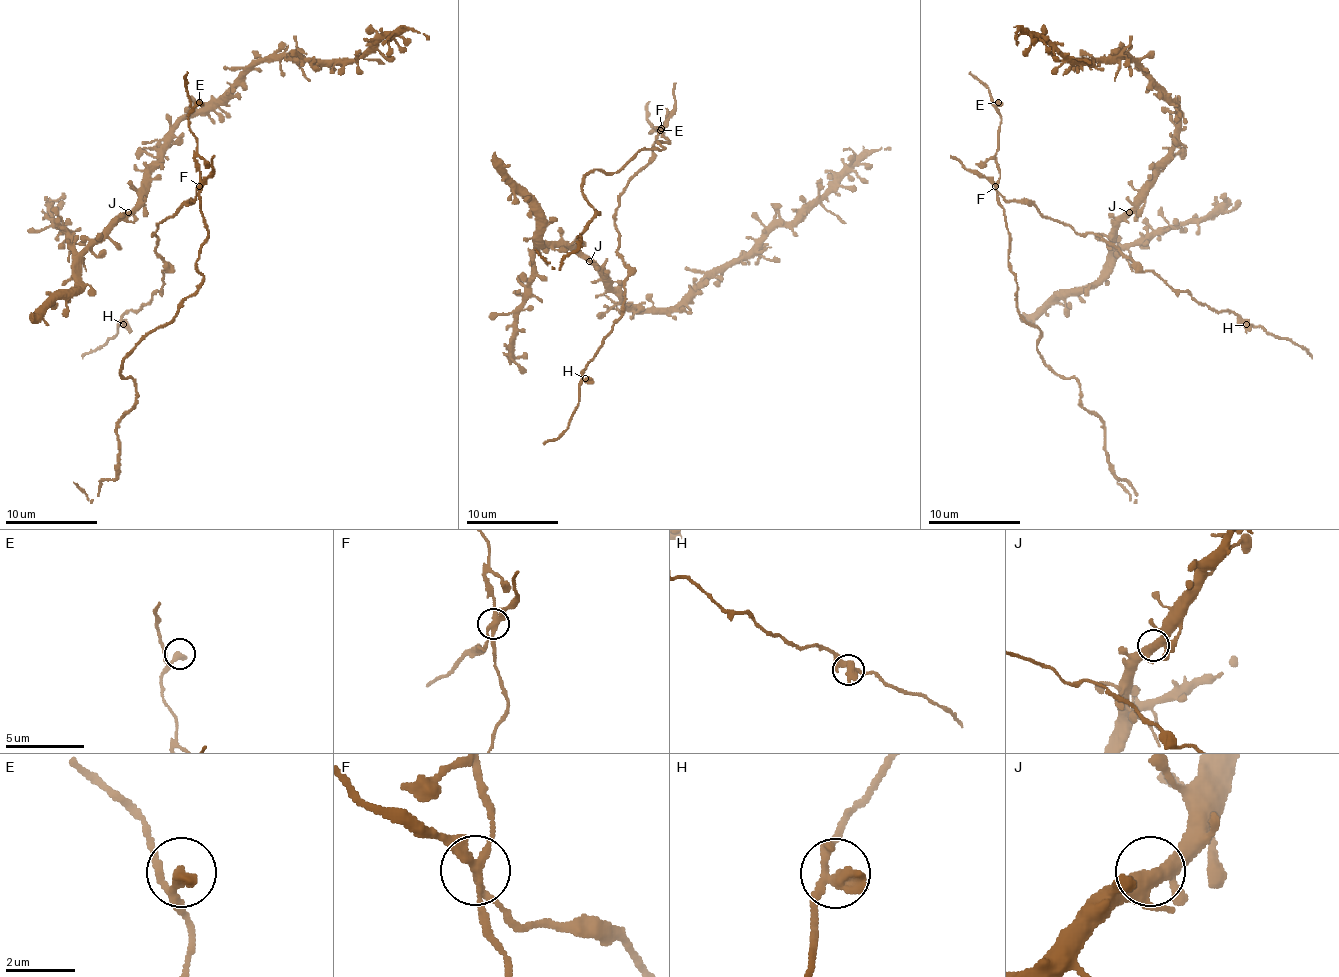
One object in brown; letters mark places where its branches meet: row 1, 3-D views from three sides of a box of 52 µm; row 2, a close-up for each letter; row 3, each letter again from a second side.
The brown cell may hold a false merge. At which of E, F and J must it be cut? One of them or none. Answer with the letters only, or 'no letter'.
F

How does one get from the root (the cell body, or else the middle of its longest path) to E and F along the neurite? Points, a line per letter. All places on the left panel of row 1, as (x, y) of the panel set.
E: (157, 228), (194, 200), (199, 189), (199, 168), (194, 161), (196, 136), (187, 118), (199, 102)
F: (157, 228), (183, 205), (194, 200), (199, 187)

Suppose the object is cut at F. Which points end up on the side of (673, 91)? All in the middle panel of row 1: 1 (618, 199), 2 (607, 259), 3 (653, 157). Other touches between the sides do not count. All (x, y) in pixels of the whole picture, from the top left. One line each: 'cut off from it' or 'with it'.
1: with it
2: cut off from it
3: with it

